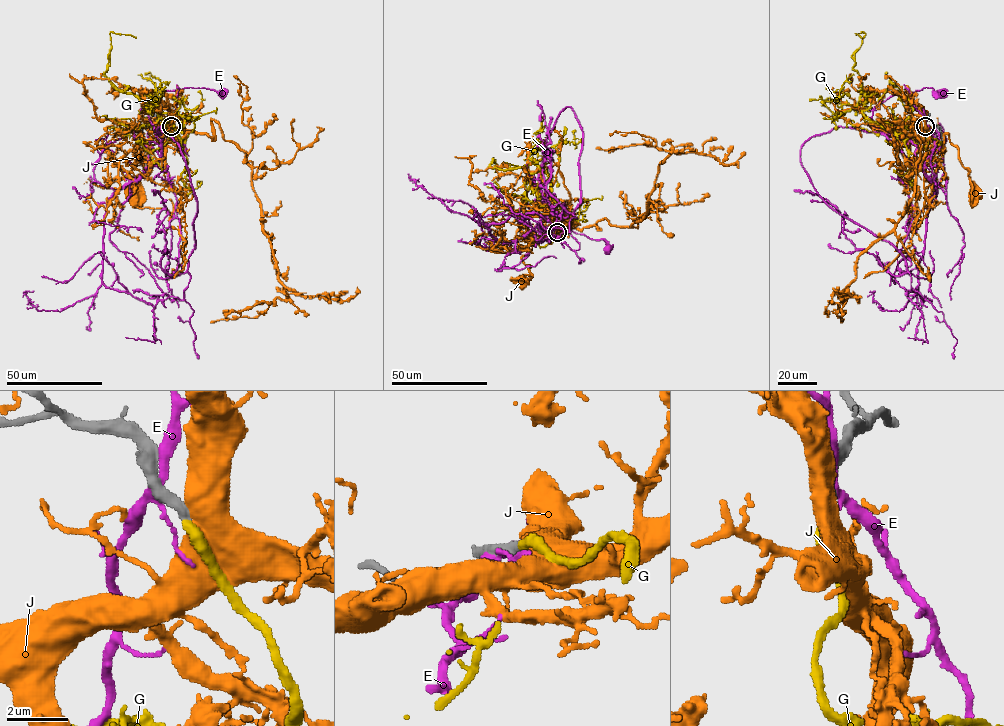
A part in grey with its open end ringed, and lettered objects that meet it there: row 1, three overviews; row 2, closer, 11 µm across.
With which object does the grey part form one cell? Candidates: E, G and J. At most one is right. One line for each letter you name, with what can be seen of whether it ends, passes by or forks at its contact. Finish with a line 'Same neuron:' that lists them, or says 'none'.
G: it ends
Same neuron: G

